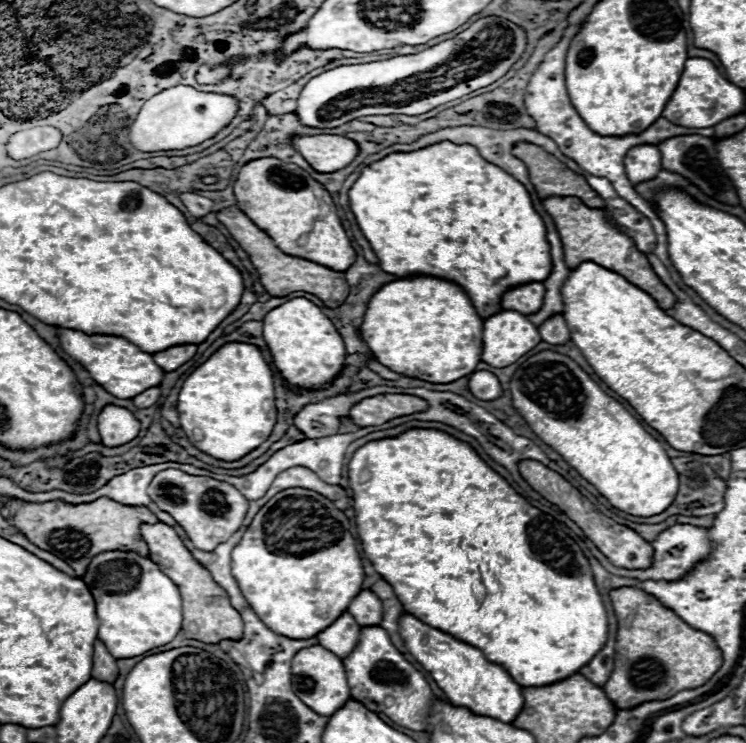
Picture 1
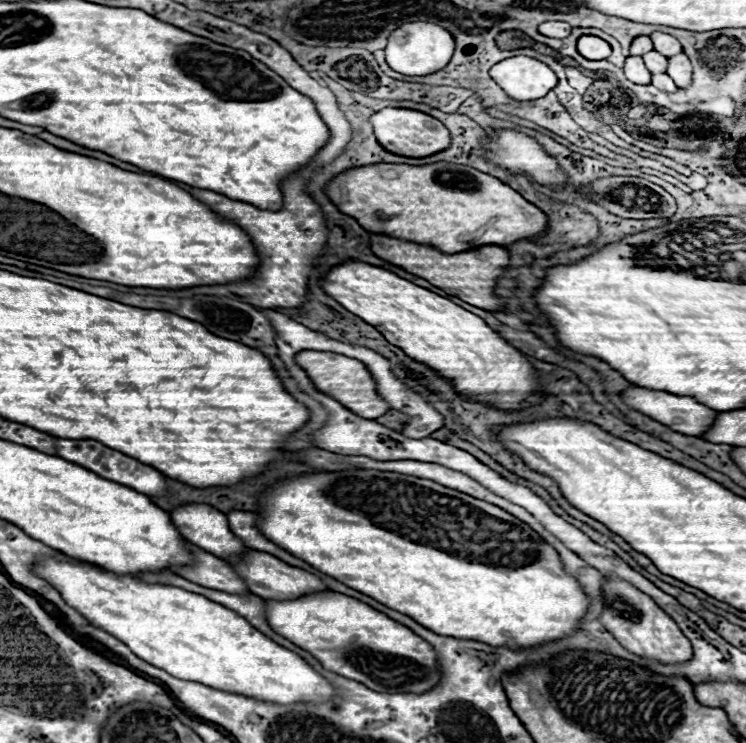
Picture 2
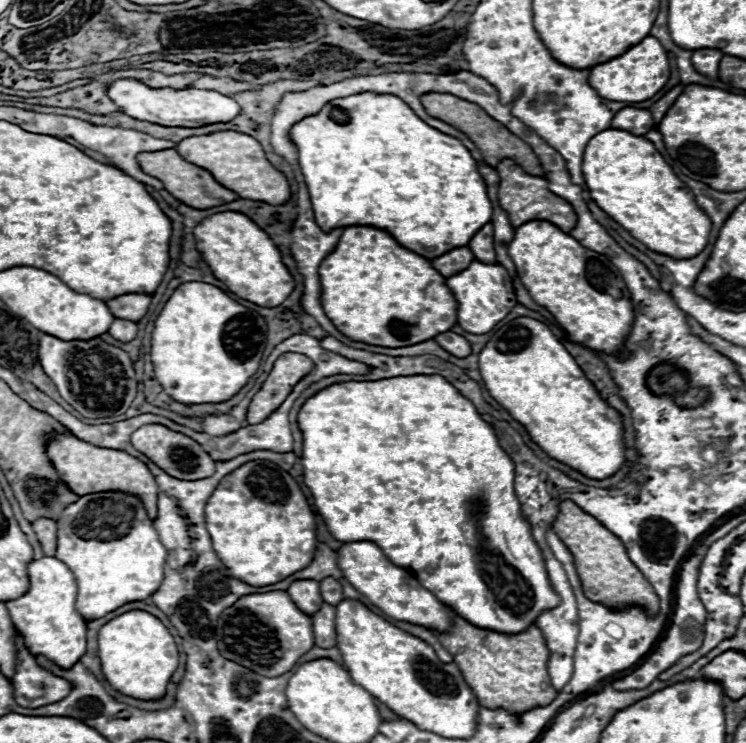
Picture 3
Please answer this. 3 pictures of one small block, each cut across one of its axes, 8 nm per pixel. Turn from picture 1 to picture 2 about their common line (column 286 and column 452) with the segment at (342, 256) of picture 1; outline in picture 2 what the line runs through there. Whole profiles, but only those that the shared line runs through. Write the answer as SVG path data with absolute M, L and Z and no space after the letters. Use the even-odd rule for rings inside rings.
M436 162L428 166L408 166L408 164L360 166L338 174L326 186L326 194L340 208L340 212L356 218L360 226L364 226L366 230L378 234L390 234L394 238L406 238L408 242L428 244L446 254L466 252L488 244L510 246L518 240L534 240L538 236L544 236L548 230L548 216L542 210L526 202L516 190L512 190L498 178L478 172L464 164Z

